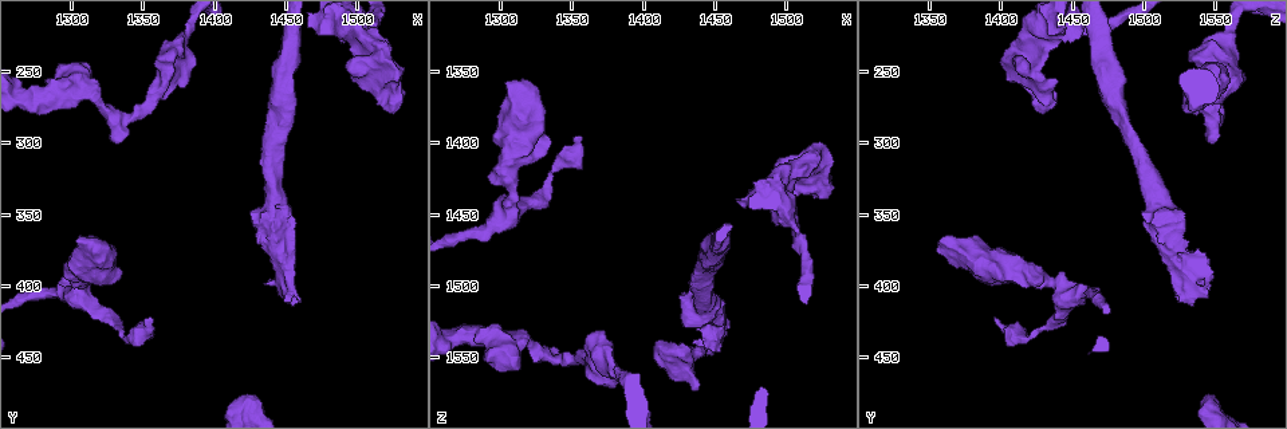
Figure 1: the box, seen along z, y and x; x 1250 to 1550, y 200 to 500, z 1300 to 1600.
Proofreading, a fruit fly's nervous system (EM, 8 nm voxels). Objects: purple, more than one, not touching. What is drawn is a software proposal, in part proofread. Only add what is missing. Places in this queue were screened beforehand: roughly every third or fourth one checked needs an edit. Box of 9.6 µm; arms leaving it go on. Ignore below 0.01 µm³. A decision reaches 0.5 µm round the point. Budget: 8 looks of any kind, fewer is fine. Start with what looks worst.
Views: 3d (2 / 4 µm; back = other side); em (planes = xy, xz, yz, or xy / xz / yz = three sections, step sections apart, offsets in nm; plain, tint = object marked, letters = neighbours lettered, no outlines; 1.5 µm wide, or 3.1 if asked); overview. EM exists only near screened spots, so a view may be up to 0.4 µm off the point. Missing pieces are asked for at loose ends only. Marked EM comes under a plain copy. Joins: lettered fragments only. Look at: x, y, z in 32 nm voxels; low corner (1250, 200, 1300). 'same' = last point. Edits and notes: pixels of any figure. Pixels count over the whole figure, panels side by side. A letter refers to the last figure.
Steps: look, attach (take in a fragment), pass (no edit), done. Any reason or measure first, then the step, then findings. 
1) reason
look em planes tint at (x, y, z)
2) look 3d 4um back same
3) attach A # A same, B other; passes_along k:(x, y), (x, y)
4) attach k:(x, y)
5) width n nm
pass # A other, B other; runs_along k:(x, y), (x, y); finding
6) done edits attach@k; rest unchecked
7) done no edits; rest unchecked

tapers out
look em planes letters at (1354, 422, 1396)

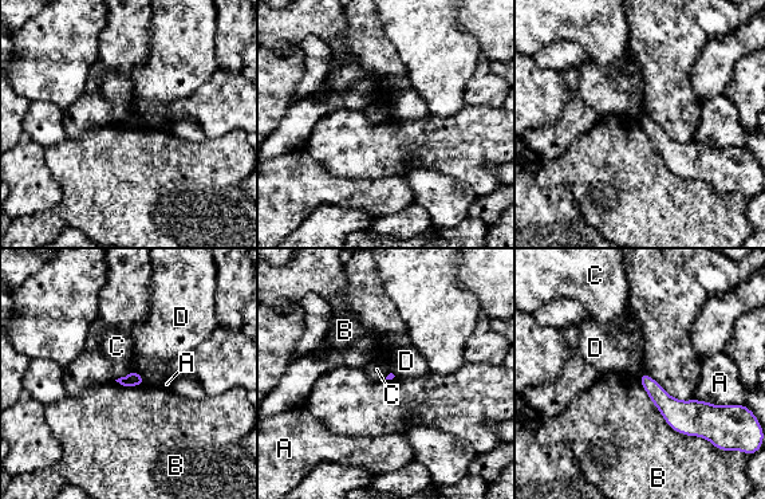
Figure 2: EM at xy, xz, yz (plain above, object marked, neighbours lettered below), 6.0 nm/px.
pass # A other, B other, C other, D other; border 2:(131, 369), (115, 380); no lettered fragment goes on from it

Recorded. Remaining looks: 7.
look em planes tint at (1382, 252, 1570)

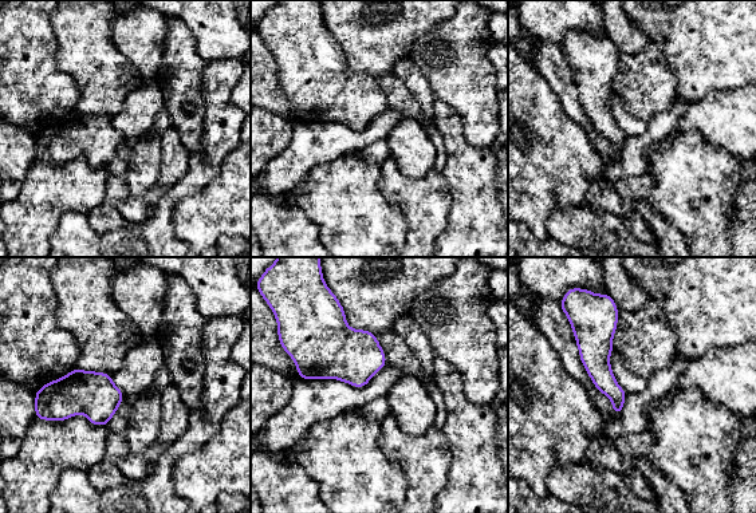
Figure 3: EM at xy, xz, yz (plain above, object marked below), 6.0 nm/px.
look em planes letters same

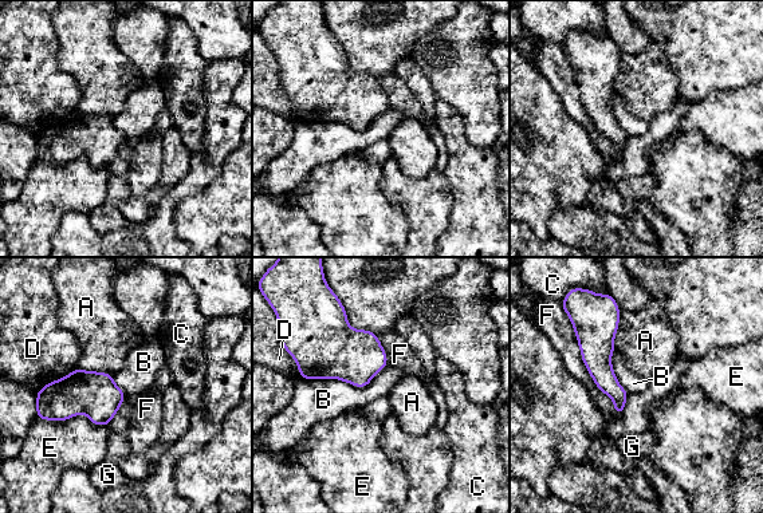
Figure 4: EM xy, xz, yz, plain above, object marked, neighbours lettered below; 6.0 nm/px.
pass # A other, B other, C other, D other, E other, F other, G other; runs_along 4:(614, 310), (602, 374), (618, 411); no lettered fragment goes on from it

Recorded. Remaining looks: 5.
an open end
look em xz step 4 letters at (1502, 254, 1438)

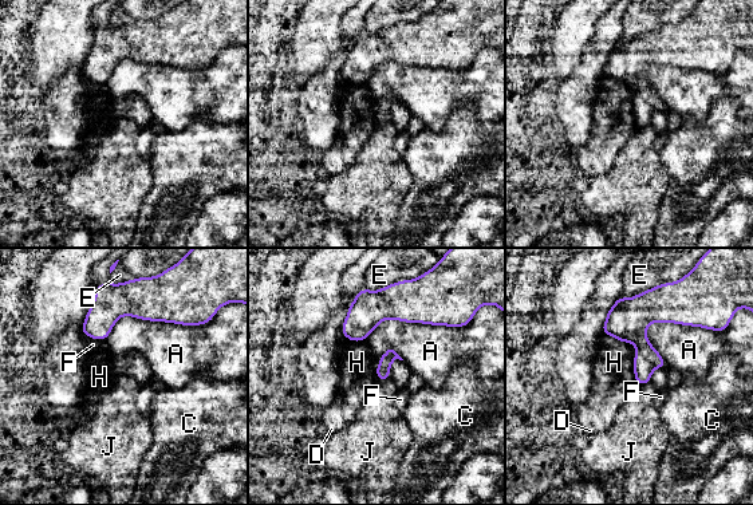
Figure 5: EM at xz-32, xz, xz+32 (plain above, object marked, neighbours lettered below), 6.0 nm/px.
look em yz step 8 letters same

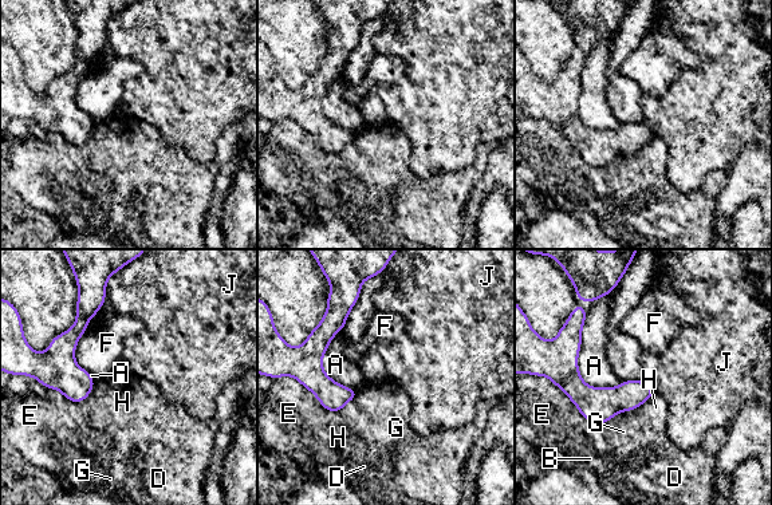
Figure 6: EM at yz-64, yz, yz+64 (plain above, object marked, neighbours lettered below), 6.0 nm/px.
pass # A other, B other, D other, E other, F other, G other, H other, J other; runs_along 6:(345, 310), (315, 352), (333, 409); no lettered fragment goes on from it

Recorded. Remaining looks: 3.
done no edits; rest unchecked

